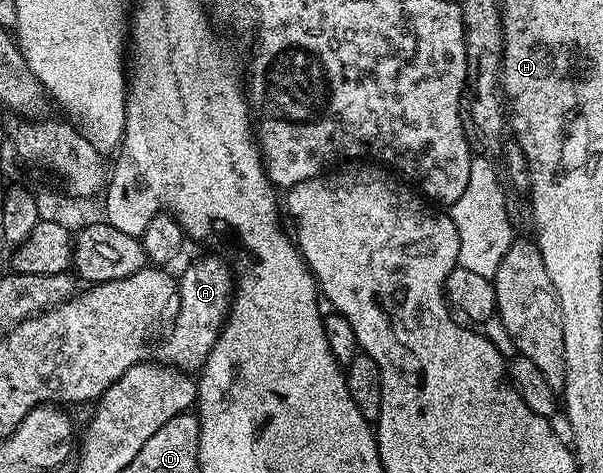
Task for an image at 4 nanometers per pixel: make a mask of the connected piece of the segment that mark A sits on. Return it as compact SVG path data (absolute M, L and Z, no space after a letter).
M210 254L214 256L198 256L194 261L191 262L190 265L187 266L186 269L182 272L182 277L179 275L176 280L176 308L178 304L178 313L174 316L174 325L170 328L170 333L167 334L166 337L162 340L162 345L158 348L158 356L157 359L161 361L163 364L167 364L169 368L178 368L181 372L188 372L191 374L197 373L204 366L204 362L208 358L208 354L212 350L212 346L216 338L222 332L222 326L226 323L226 313L230 311L230 302L232 299L232 268L229 263L226 264L224 261L218 257L218 254Z

